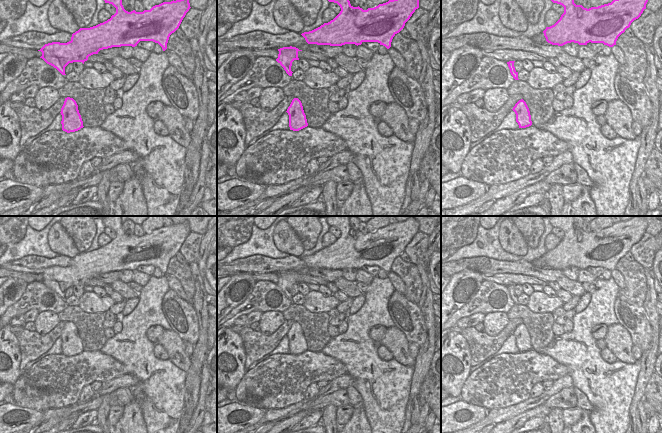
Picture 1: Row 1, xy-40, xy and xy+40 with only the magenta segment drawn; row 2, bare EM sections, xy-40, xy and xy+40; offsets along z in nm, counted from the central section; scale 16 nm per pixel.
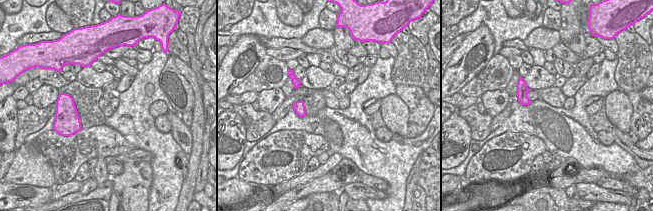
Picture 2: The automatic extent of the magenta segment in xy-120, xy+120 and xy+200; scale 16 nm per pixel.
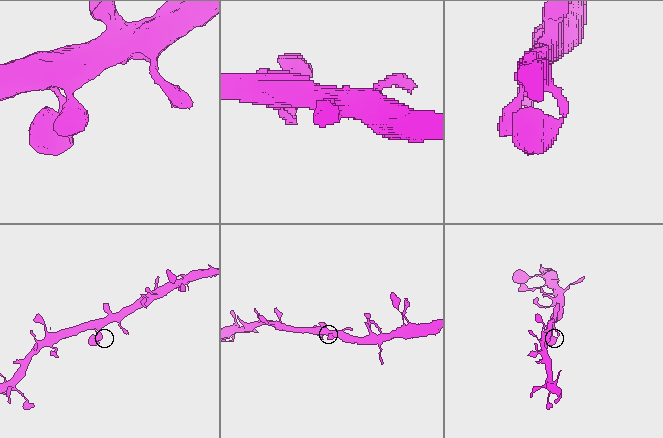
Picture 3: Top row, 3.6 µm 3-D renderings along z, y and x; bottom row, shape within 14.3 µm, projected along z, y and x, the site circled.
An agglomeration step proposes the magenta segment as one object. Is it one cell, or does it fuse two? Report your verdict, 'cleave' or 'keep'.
keep

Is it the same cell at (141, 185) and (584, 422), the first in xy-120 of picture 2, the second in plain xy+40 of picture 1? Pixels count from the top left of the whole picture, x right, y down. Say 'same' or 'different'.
same

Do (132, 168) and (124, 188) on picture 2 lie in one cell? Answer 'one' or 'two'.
one

